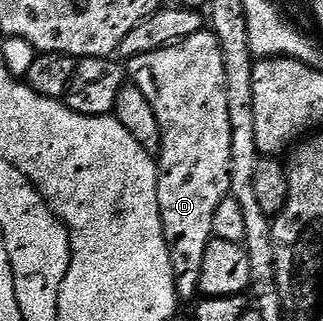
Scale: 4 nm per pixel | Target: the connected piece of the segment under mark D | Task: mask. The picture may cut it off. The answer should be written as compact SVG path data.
M201 32L171 46L127 59L126 74L131 85L138 87L142 96L150 100L150 108L154 108L154 116L158 120L160 148L156 187L160 219L172 261L176 297L181 303L191 303L200 294L202 260L214 237L212 229L218 204L222 204L222 200L232 192L230 108L226 108L226 64L222 64L222 48L211 32Z

